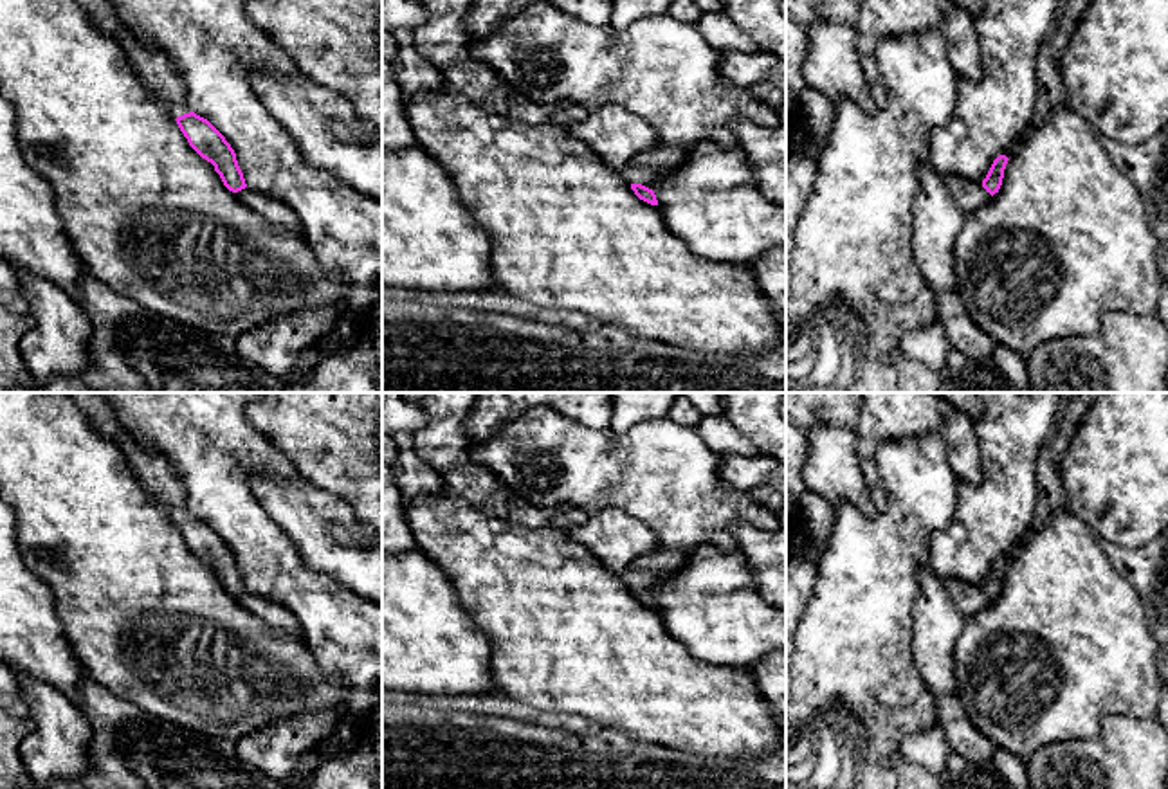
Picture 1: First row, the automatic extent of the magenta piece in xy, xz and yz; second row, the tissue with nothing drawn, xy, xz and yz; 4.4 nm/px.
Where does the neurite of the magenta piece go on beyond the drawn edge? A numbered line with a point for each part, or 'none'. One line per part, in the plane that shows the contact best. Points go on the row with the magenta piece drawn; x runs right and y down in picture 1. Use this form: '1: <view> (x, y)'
1: xy (155, 69)
2: xz (649, 166)

